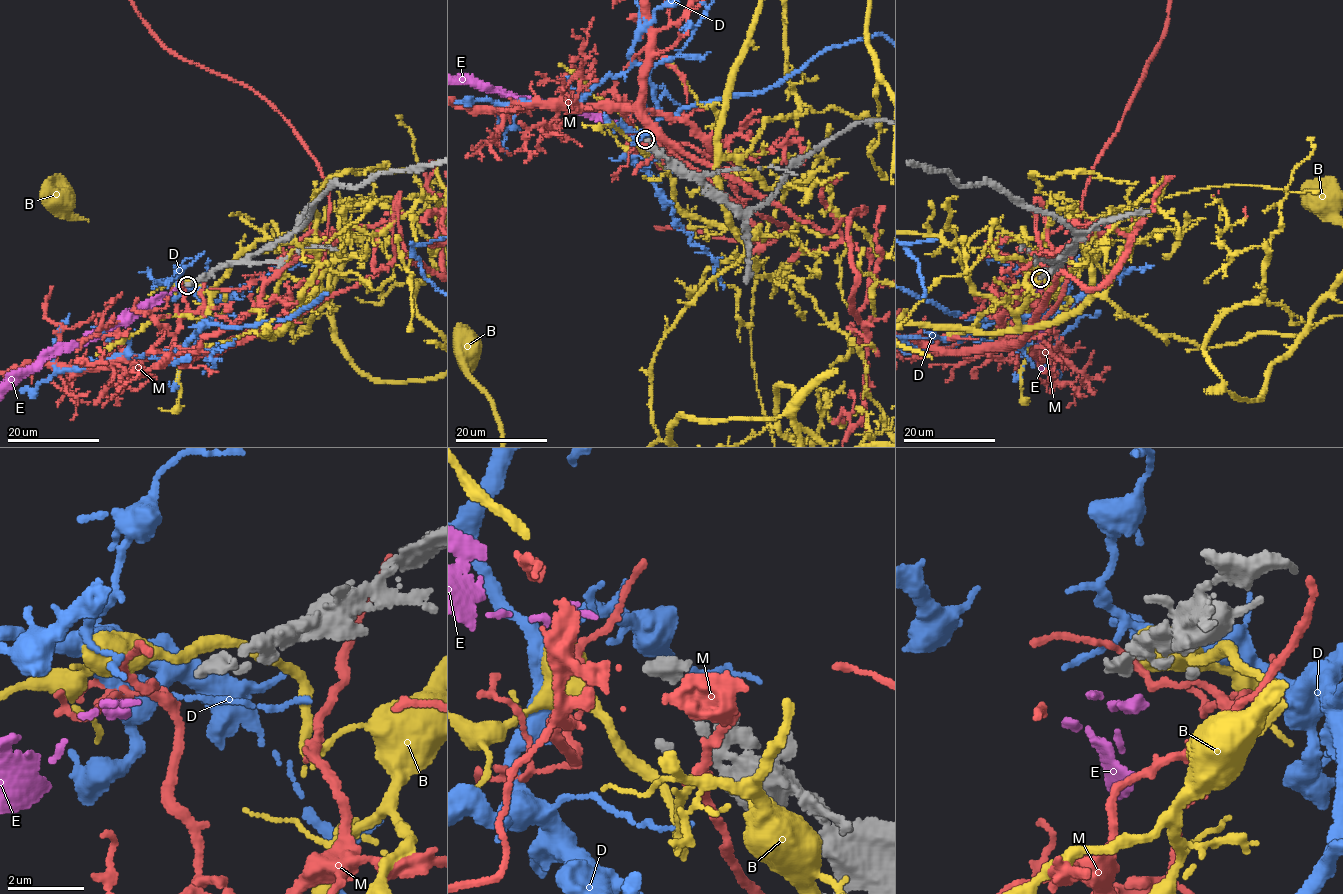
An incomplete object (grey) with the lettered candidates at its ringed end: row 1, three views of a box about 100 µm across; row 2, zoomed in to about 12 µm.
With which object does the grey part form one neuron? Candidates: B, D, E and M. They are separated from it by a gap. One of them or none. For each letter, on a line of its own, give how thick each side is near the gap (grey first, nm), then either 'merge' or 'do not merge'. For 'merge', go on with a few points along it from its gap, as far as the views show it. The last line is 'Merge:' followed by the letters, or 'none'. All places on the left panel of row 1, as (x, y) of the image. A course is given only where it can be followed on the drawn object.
B: 360 nm thick on the grey side, 550 nm on the other; do not merge
D: 360 nm thick on the grey side, 190 nm on the other; do not merge
E: 360 nm thick on the grey side, 160 nm on the other; merge
M: 360 nm thick on the grey side, 160 nm on the other; do not merge
Merge: E

